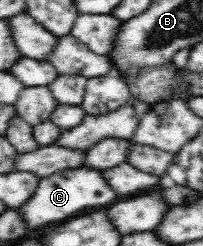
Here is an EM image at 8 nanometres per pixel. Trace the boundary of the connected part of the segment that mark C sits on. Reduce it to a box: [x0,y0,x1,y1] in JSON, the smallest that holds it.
[16,166,120,229]

